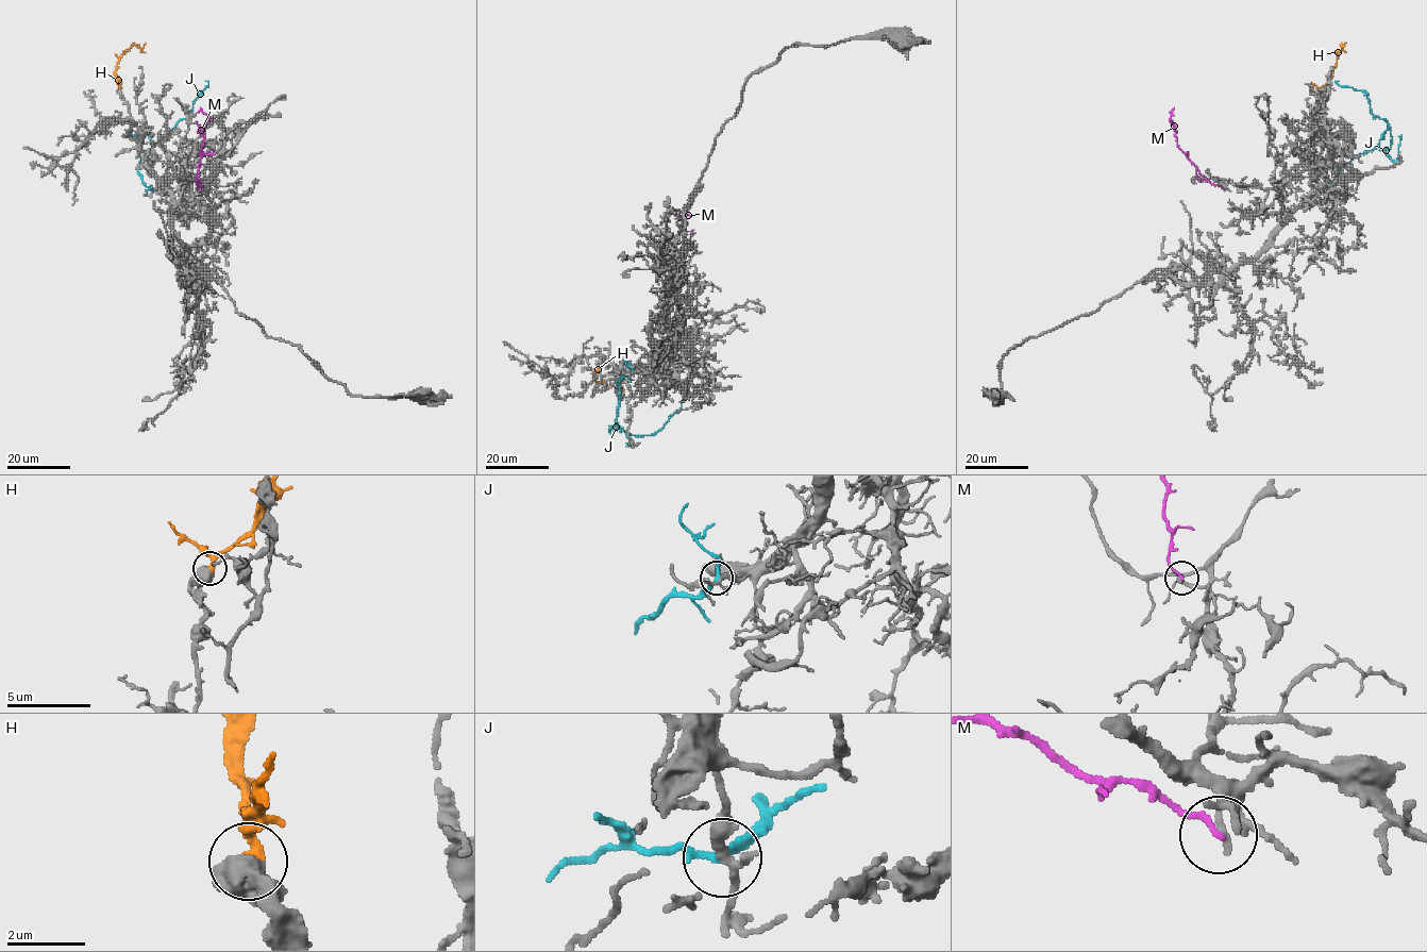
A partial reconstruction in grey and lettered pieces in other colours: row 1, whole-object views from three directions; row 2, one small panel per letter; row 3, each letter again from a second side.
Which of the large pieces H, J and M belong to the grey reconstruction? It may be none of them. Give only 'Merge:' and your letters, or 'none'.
Merge: H

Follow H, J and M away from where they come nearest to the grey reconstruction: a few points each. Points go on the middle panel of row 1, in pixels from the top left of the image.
H: (598, 364), (593, 378), (624, 390)
J: (632, 372), (616, 384), (617, 421), (631, 434), (660, 428), (681, 407), (684, 382)
M: (678, 269), (675, 250), (683, 221), (680, 220), (688, 215), (676, 214)

